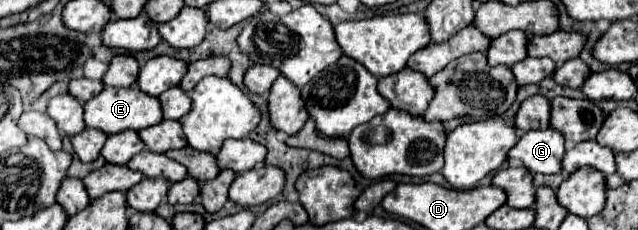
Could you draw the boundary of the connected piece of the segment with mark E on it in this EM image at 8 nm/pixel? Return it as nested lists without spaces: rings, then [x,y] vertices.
[[[136,86],[130,88],[104,88],[98,96],[84,104],[86,128],[98,128],[104,134],[118,134],[124,130],[142,130],[162,122],[162,112],[158,110],[158,98],[142,94]]]

